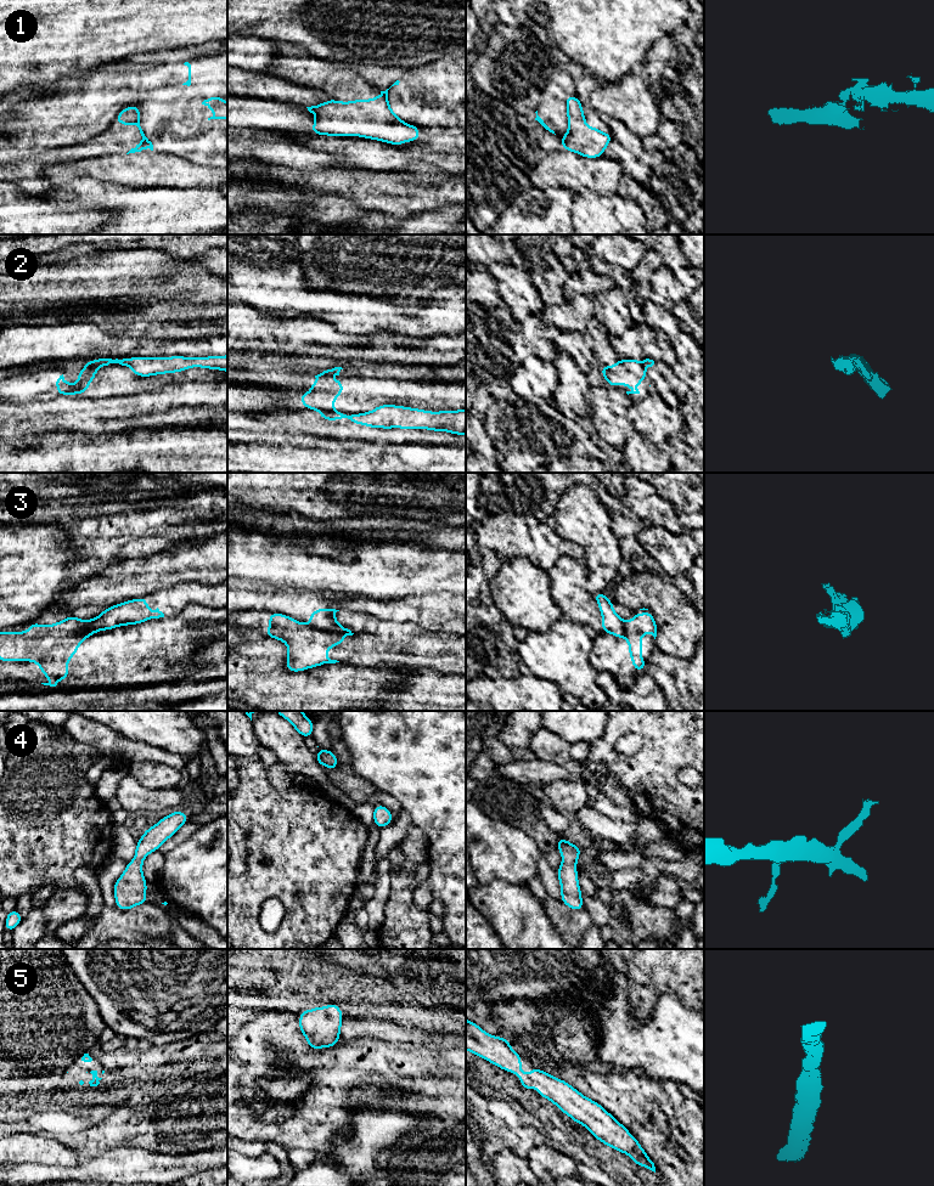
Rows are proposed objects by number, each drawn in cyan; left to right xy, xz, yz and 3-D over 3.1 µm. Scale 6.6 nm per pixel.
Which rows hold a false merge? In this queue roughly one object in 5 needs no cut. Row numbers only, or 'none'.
1, 2, 3

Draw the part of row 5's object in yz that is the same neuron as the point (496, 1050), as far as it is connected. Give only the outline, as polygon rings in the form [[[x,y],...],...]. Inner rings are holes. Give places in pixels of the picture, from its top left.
[[[466,1018],[466,1050],[506,1072],[514,1073],[521,1078],[518,1081],[524,1089],[533,1090],[539,1086],[540,1090],[536,1091],[539,1096],[553,1102],[576,1124],[586,1126],[595,1139],[628,1154],[637,1167],[645,1167],[656,1173],[654,1163],[640,1142],[600,1103],[542,1069],[531,1067],[530,1074],[525,1075],[521,1069],[521,1055],[512,1050],[506,1038],[490,1035]]]

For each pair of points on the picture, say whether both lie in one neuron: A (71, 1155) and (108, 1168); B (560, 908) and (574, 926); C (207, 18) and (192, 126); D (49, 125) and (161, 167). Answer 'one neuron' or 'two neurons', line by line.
A: two neurons
B: one neuron
C: two neurons
D: two neurons

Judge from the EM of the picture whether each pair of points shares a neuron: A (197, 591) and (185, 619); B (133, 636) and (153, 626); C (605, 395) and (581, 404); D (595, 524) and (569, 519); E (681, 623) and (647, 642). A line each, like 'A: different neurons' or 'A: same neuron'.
A: different neurons
B: same neuron
C: different neurons
D: same neuron
E: different neurons

